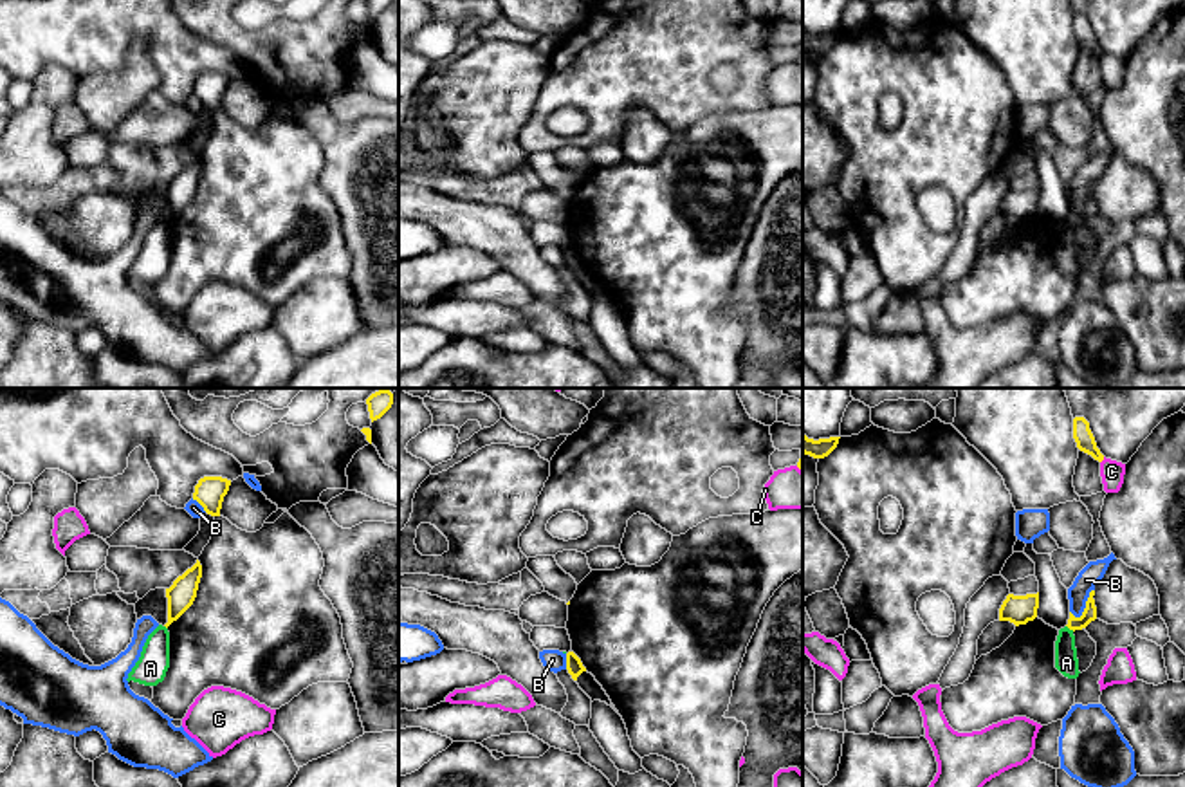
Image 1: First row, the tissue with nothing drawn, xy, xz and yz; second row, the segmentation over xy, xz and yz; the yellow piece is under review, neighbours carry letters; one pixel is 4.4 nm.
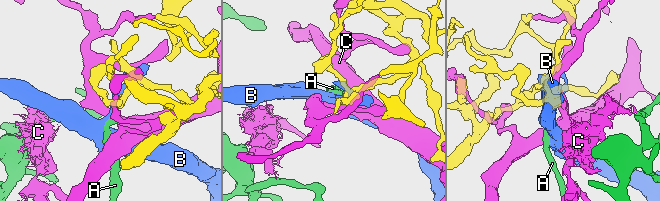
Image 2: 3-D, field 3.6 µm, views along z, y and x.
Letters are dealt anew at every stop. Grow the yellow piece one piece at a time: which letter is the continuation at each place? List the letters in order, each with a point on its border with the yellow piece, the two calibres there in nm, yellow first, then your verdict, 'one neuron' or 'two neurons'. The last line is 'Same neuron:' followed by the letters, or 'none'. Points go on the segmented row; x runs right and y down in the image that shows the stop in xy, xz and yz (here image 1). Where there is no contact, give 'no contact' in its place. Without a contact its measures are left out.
A: meets yellow in yz at (1070, 629); 60 nm thick on the yellow side, 100 nm on the other; two neurons
B: meets yellow in yz at (1086, 605); 60 nm thick on the yellow side, 90 nm on the other; two neurons
C: meets yellow in yz at (1102, 459); 90 nm thick on the yellow side, 110 nm on the other; two neurons
Same neuron: none

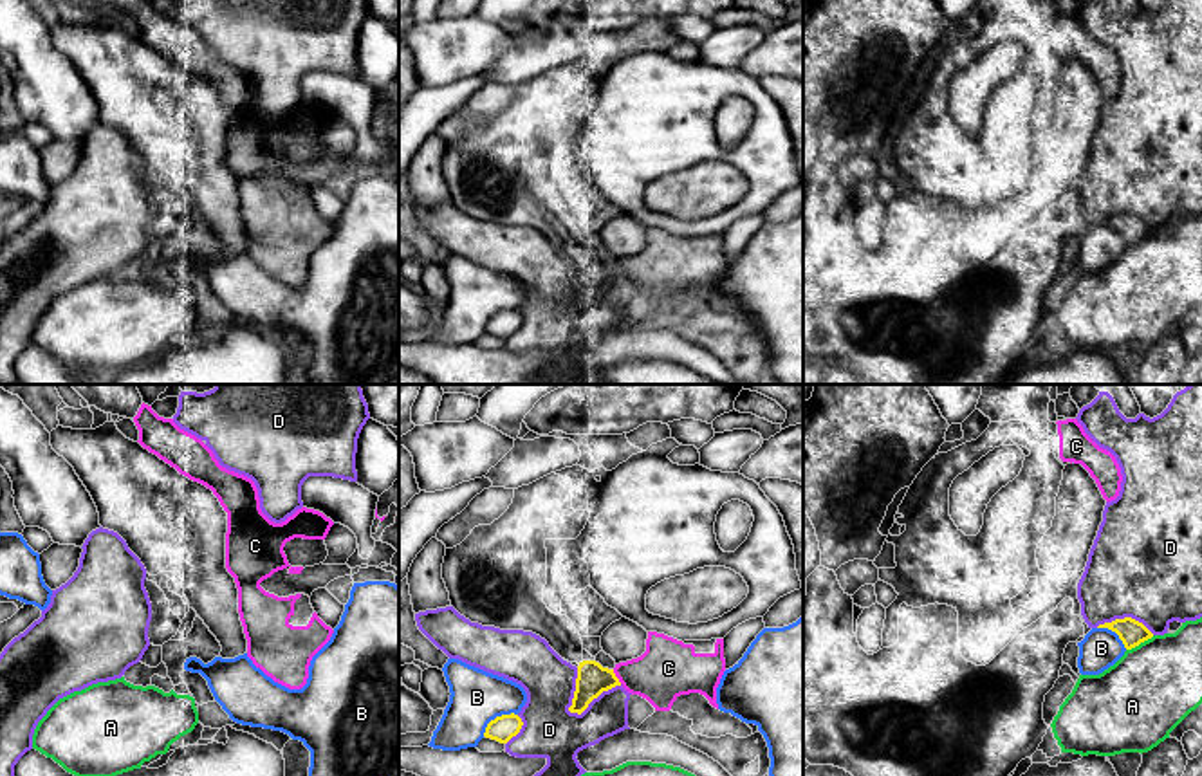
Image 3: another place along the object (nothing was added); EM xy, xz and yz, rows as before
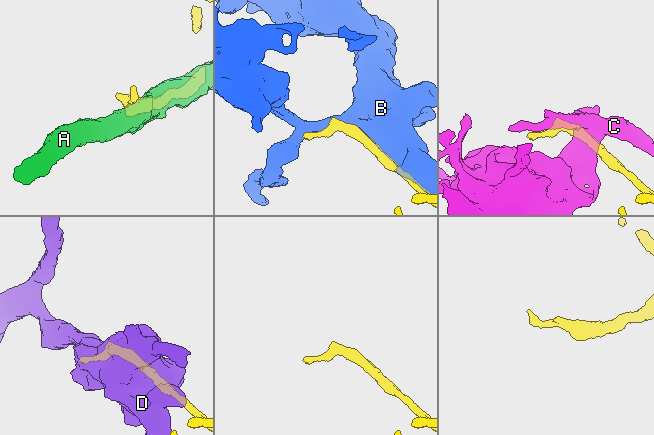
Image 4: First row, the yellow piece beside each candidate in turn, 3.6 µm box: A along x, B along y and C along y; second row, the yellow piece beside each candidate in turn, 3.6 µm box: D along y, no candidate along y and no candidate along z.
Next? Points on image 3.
A: meets yellow in yz at (1139, 643); 120 nm thick on the yellow side, 400 nm on the other; two neurons
B: meets yellow in xz at (497, 717); 110 nm thick on the yellow side, 240 nm on the other; two neurons
C: meets yellow in xz at (616, 677); 140 nm thick on the yellow side, 260 nm on the other; two neurons
D: meets yellow in xz at (594, 697); 140 nm thick on the yellow side, 240 nm on the other; two neurons
Same neuron: none

